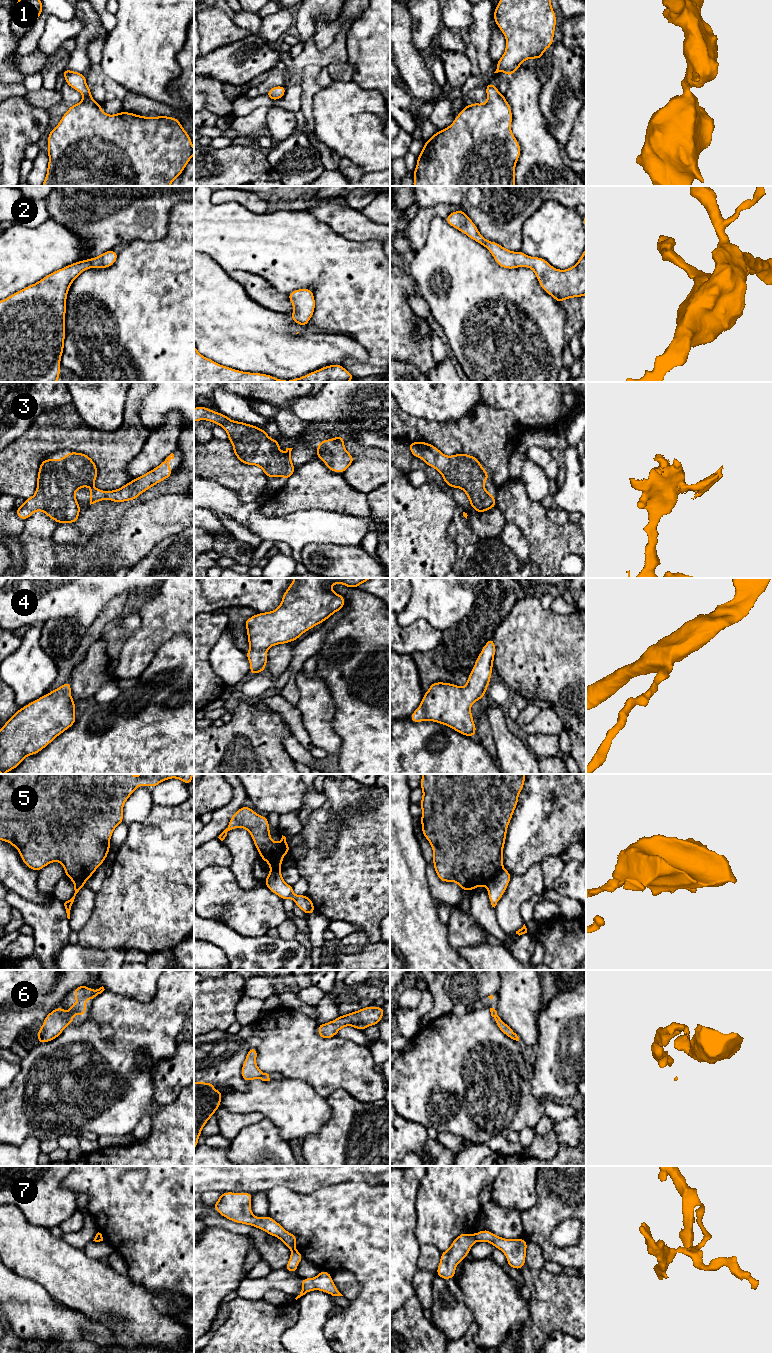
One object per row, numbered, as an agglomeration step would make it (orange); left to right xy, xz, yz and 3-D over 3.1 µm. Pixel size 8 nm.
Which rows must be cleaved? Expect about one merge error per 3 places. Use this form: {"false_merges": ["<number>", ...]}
{"false_merges": ["3", "5", "7"]}

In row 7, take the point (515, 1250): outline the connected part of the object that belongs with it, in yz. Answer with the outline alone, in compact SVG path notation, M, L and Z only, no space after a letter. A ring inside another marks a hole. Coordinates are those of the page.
M485 1229L475 1233L476 1241L489 1242L495 1248L501 1250L508 1262L508 1267L516 1268L518 1271L526 1265L527 1240L517 1238L514 1240L499 1237Z

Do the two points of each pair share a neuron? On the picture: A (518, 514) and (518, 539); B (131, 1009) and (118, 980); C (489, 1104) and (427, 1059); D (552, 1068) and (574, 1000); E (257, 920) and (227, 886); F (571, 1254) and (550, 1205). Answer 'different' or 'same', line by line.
A: different
B: different
C: same
D: same
E: same
F: same

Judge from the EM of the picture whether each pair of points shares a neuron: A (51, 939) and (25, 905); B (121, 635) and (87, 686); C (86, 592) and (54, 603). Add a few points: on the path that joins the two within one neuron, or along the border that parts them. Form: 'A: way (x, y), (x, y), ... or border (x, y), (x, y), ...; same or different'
A: way (50, 931), (33, 913); same
B: way (108, 648), (97, 668), (92, 673); same
C: way (78, 592), (65, 592), (62, 595); same

